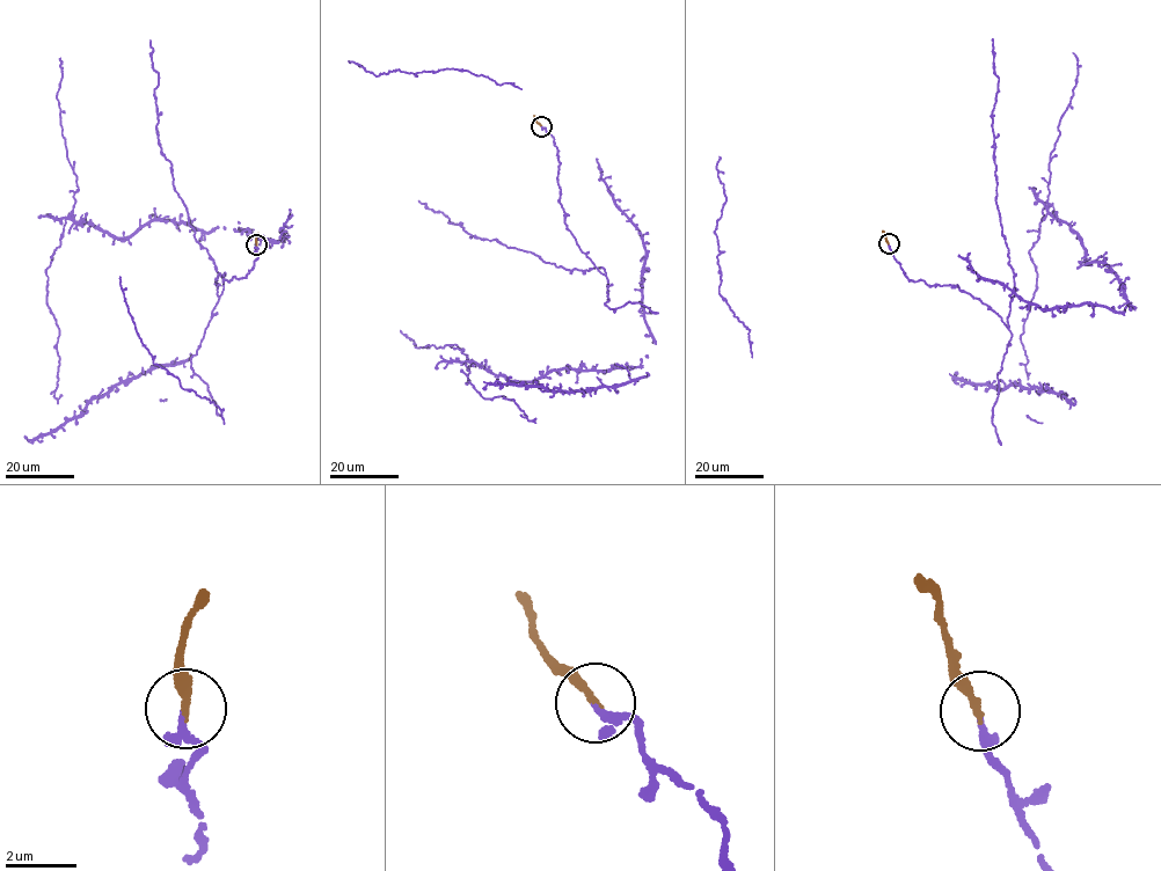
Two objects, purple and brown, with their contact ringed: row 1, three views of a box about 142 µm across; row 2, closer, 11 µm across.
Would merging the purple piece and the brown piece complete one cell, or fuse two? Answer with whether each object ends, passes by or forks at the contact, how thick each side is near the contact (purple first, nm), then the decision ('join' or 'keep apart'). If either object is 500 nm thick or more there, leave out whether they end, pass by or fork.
purple passes by; brown ends; calibres 120 and 220 nm; join

